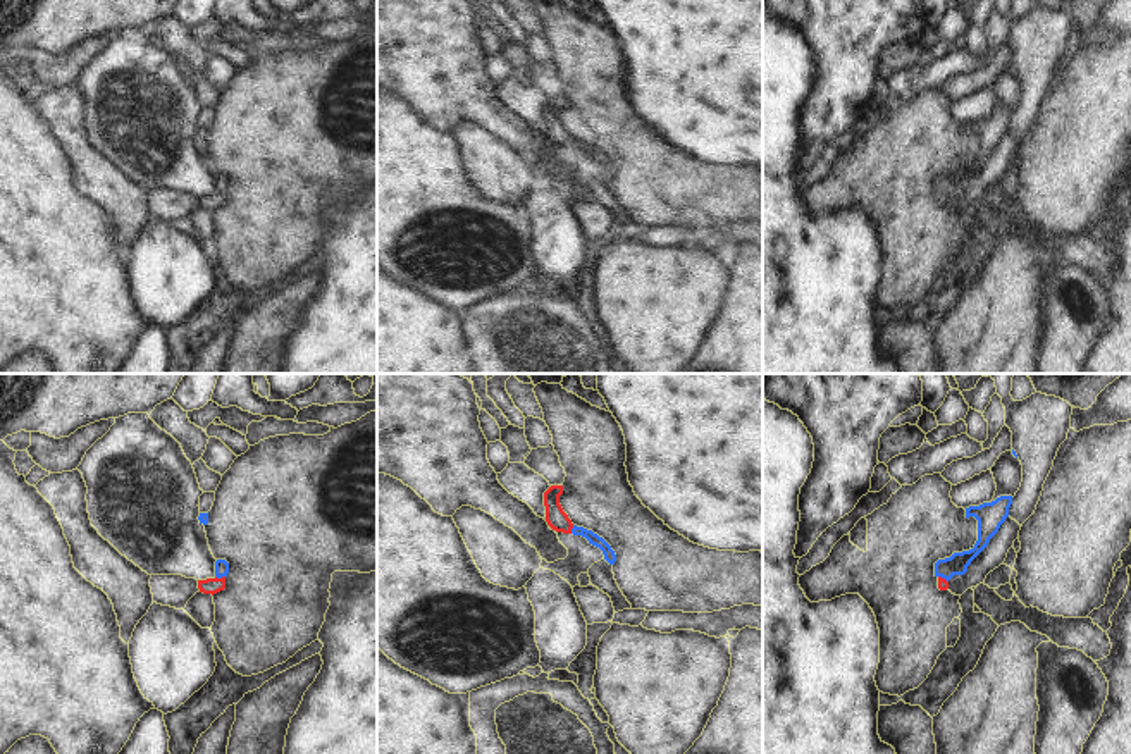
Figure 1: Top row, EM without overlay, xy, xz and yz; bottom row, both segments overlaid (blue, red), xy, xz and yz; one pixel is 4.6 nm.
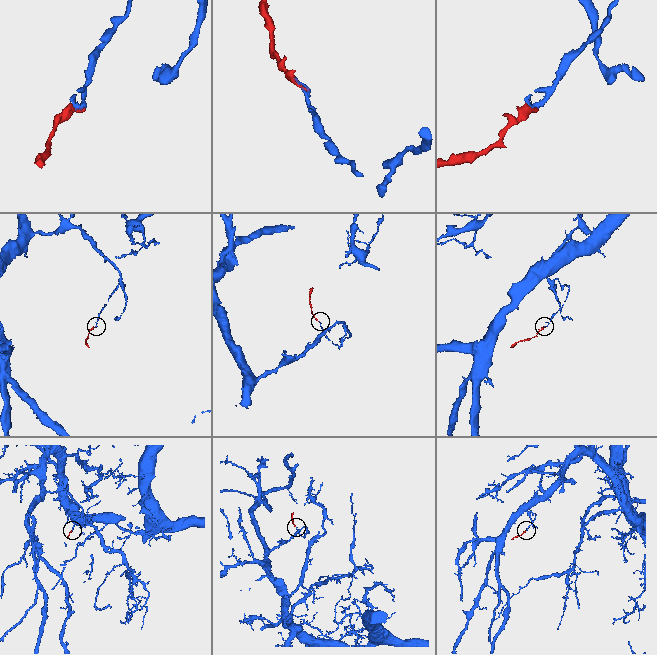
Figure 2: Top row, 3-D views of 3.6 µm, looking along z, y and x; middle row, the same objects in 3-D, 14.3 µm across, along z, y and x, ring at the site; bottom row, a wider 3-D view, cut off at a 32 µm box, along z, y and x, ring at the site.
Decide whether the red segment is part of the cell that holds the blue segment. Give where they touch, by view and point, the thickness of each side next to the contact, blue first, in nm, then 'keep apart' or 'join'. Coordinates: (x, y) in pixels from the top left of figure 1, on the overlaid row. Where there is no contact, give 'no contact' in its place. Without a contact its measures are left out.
xy (221, 577) | 60/80 nm | join

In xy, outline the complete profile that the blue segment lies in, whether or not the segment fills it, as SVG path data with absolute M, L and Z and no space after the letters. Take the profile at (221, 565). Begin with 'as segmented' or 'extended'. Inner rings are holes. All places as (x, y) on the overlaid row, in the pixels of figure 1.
extended | M226 559L215 561L215 577L207 580L198 580L198 589L203 594L217 594L226 589L226 577L229 573L229 563Z

